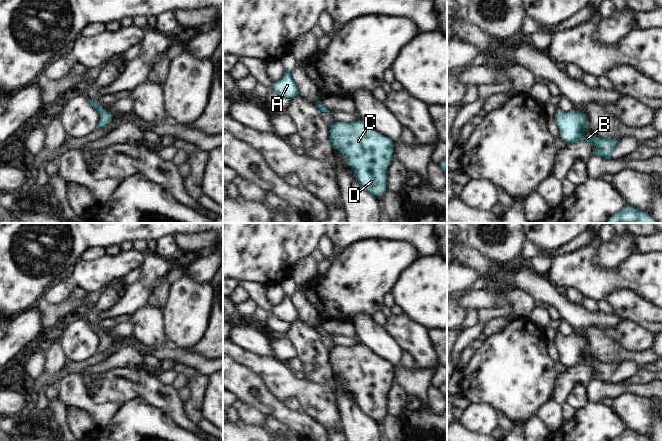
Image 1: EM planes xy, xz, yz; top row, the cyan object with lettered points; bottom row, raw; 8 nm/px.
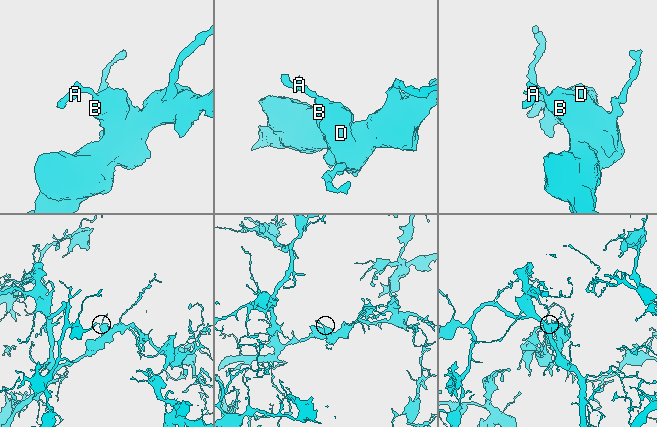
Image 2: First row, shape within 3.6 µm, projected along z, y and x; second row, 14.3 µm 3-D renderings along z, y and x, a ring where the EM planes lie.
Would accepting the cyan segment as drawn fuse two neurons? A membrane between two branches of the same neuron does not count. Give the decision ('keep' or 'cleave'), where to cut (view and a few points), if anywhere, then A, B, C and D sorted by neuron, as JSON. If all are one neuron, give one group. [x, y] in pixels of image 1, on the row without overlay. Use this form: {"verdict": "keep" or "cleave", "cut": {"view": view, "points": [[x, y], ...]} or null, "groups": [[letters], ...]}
{"verdict": "keep", "cut": null, "groups": [["A", "B", "C", "D"]]}

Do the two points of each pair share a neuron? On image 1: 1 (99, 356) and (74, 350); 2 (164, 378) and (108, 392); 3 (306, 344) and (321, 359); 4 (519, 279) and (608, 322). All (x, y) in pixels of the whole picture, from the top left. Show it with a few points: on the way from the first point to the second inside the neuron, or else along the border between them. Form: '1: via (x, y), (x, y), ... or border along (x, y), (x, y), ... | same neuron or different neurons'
1: border along (97, 350), (82, 360), (70, 360) | different neurons
2: border along (155, 377), (162, 383), (170, 386) | different neurons
3: via (310, 348), (317, 355) | same neuron
4: via (541, 288), (556, 297), (571, 312), (586, 319) | same neuron

